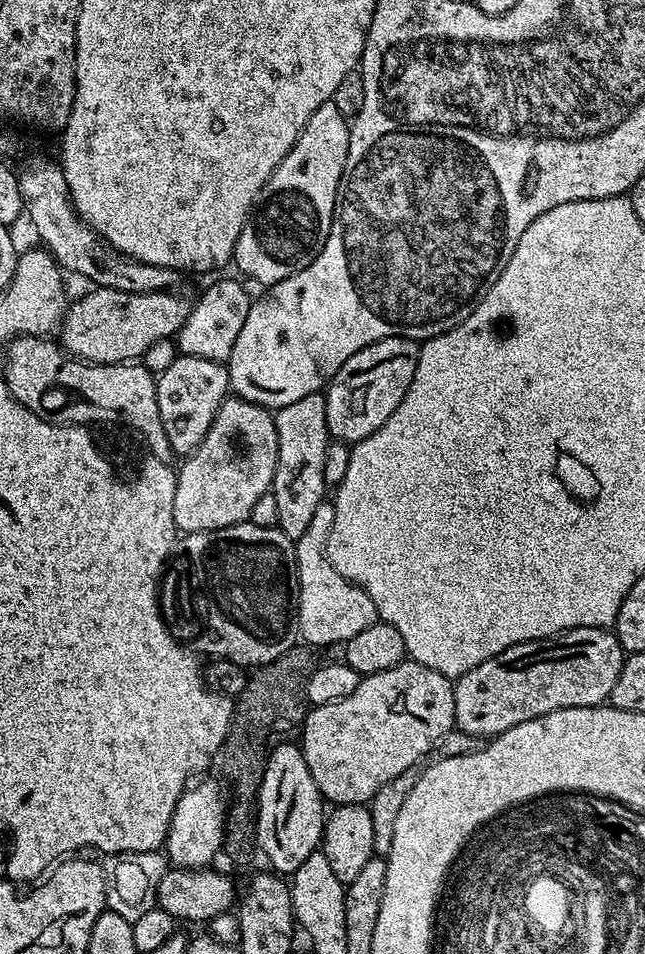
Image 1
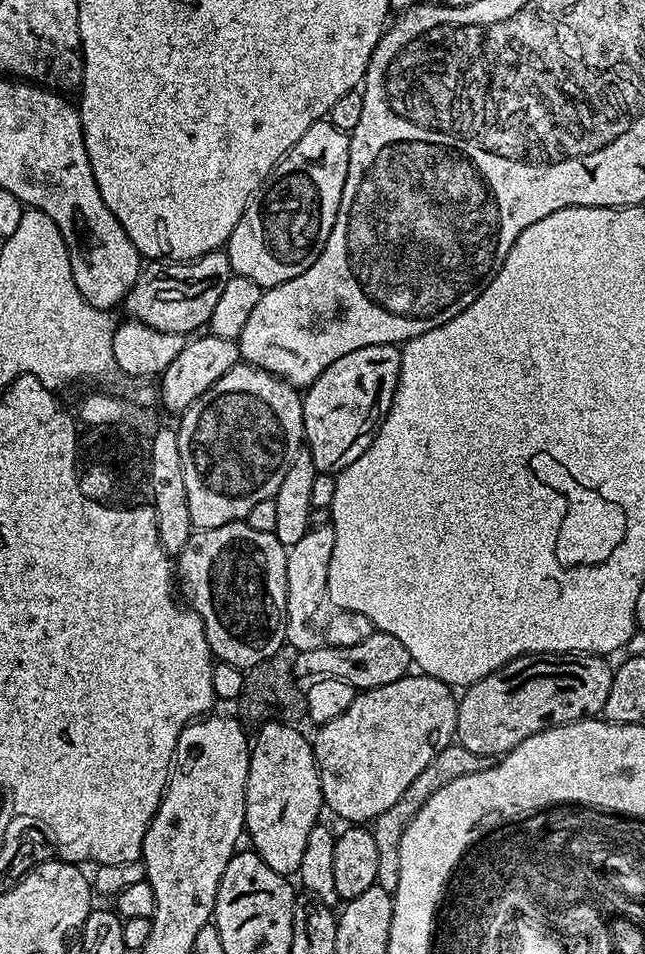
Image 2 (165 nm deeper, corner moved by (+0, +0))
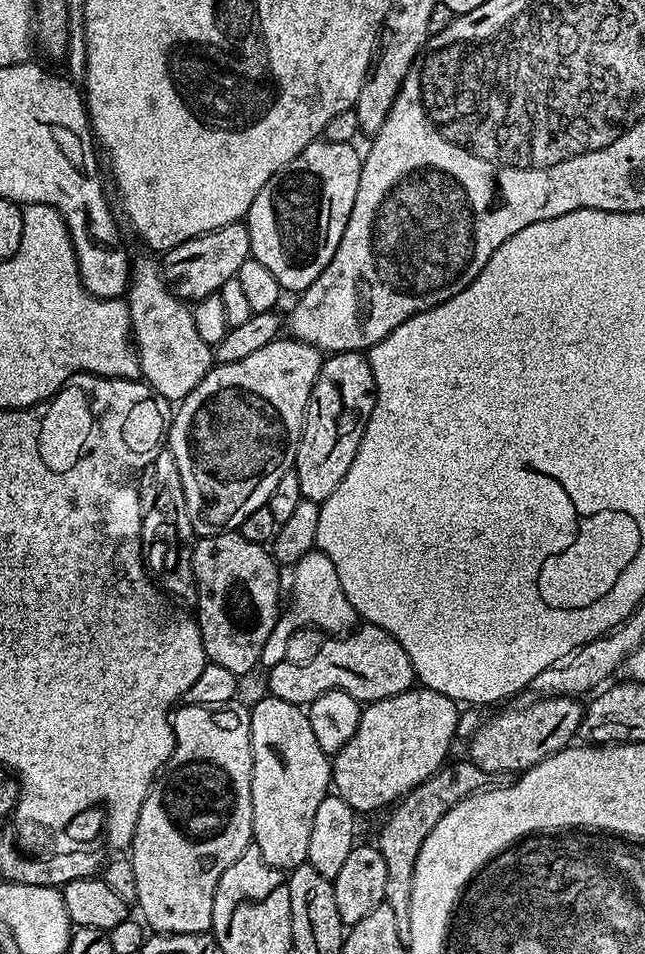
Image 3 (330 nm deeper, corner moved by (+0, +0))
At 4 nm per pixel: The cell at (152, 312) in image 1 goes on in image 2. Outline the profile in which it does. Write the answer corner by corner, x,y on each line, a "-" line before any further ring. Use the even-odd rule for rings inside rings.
224,250
200,256
197,260
152,262
141,271
132,289
124,297
122,308
129,312
128,316
133,321
180,338
183,332
195,333
207,325
222,289
233,274
228,253

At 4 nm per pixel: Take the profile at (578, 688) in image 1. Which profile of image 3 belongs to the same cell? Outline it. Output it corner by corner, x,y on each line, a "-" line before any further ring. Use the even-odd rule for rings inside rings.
550,696
536,698
531,702
533,704
521,712
504,712
501,716
494,717
489,724
488,721
481,723
467,741
467,759
474,766
493,774
519,774
527,772
547,756
569,747
580,731
580,719
584,716
581,701
570,696

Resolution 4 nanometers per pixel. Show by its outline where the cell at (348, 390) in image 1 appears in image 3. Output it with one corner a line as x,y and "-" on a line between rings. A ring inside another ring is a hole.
363,351
337,352
321,363
304,414
304,433
300,436
294,465
303,499
321,505
334,494
338,482
346,478
346,470
350,470
354,462
354,454
362,442
366,422
375,405
376,383

